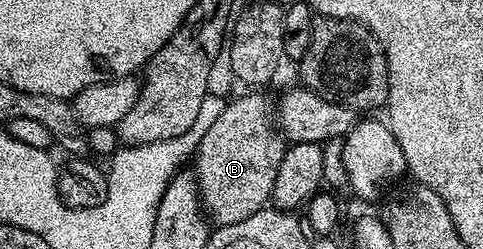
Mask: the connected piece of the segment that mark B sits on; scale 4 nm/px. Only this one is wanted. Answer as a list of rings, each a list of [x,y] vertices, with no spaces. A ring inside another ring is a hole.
[[[264,92],[244,93],[248,94],[234,99],[217,118],[211,119],[210,132],[202,136],[194,155],[200,201],[217,227],[238,224],[269,205],[278,164],[282,164],[286,149],[286,139],[274,125],[273,99],[271,102],[260,94]]]

